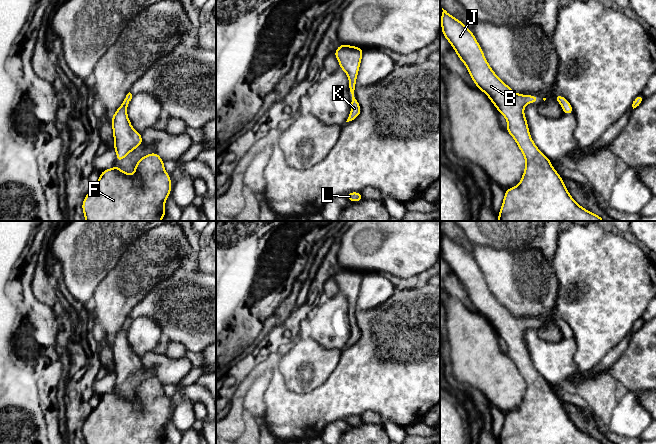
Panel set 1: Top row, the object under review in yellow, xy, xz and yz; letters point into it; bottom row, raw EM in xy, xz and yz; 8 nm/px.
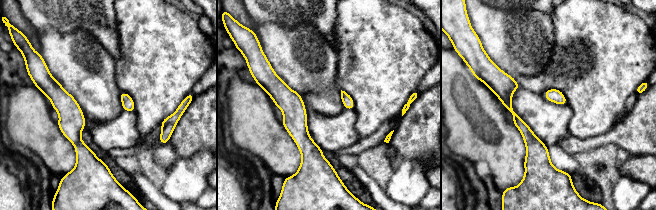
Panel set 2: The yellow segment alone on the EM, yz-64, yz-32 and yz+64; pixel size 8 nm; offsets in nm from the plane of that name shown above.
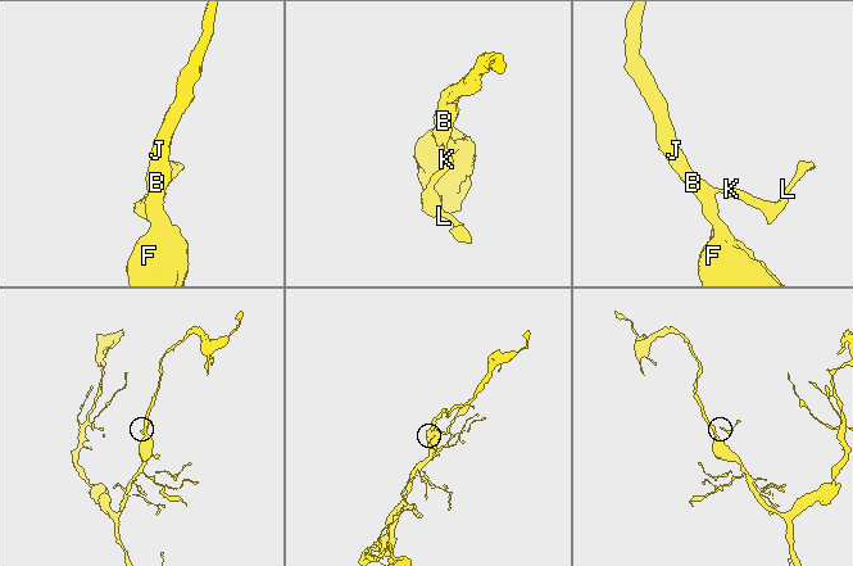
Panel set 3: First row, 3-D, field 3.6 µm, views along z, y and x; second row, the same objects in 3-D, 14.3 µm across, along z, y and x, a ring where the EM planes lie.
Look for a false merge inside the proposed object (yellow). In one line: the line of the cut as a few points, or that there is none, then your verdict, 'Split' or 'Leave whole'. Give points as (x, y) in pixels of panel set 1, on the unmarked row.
No split. Leave whole

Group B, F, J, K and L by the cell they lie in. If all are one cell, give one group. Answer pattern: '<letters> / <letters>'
B F J K L

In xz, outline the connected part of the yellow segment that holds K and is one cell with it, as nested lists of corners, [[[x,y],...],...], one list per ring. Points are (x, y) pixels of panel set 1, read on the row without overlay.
[[[341,268],[334,276],[340,293],[346,296],[349,303],[349,317],[352,322],[351,336],[346,346],[356,343],[361,337],[361,331],[355,322],[355,310],[363,276],[363,273],[347,268]]]

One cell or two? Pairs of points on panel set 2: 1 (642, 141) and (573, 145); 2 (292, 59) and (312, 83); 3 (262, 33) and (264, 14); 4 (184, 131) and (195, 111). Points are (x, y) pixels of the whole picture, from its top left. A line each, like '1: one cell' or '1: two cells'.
1: one cell
2: one cell
3: two cells
4: one cell

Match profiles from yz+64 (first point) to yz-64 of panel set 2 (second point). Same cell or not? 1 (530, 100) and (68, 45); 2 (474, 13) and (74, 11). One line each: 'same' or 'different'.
1: different
2: different

